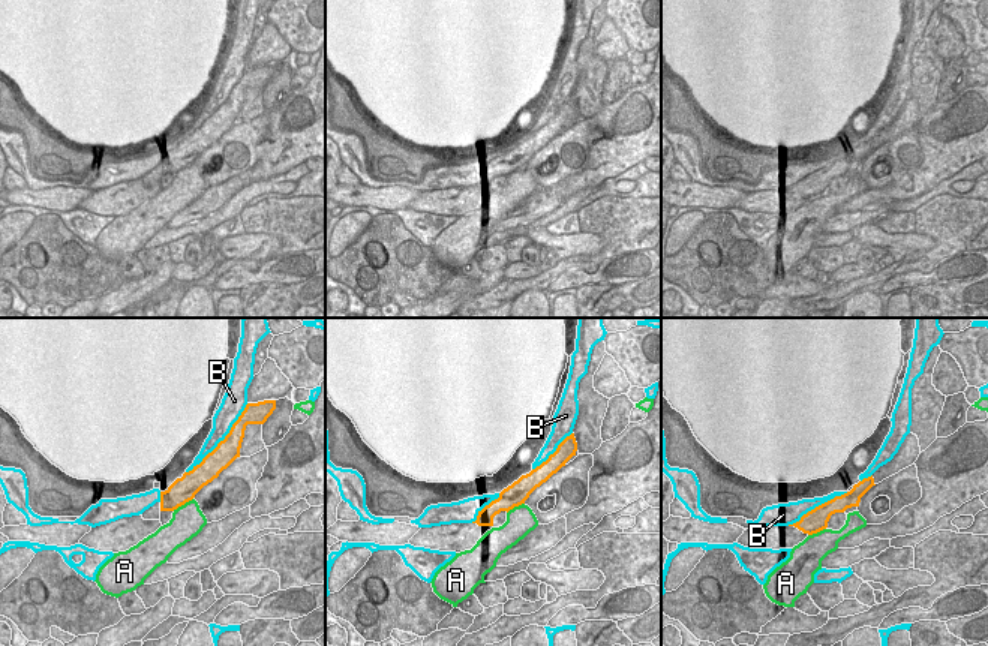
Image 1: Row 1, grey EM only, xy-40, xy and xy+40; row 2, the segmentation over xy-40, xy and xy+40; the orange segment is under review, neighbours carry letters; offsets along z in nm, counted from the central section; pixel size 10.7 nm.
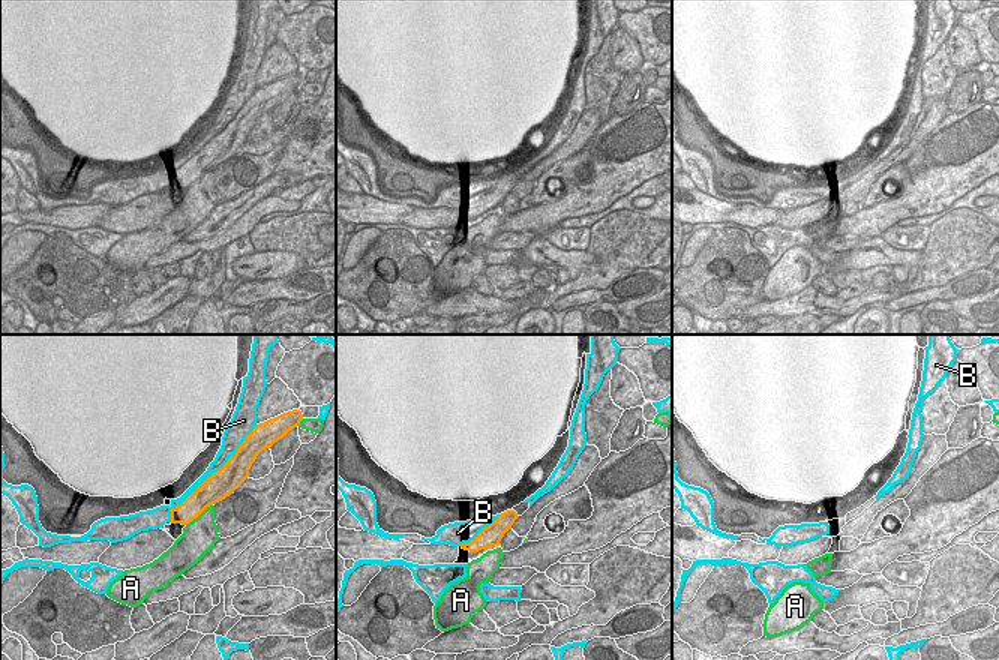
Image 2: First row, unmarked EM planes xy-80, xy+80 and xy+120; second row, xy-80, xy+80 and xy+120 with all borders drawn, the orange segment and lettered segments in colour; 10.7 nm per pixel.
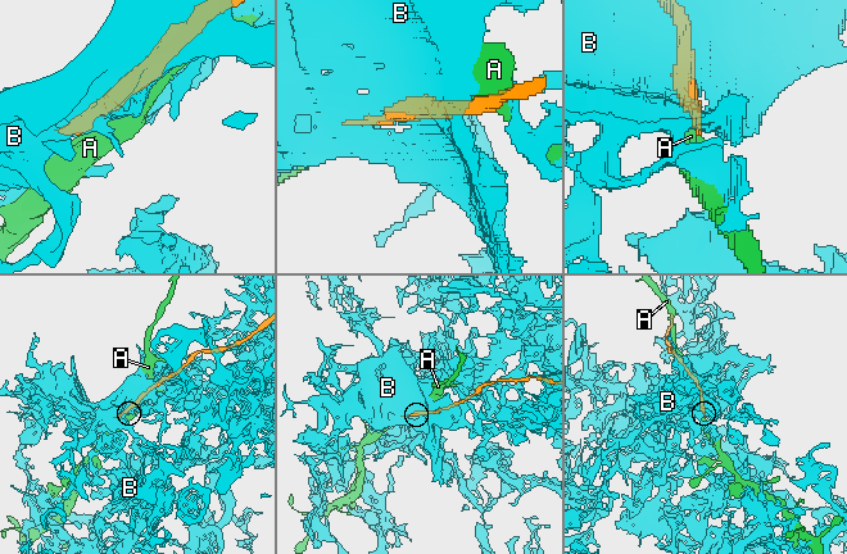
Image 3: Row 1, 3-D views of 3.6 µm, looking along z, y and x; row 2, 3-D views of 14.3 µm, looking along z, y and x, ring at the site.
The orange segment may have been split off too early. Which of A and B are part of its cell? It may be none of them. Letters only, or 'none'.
none

